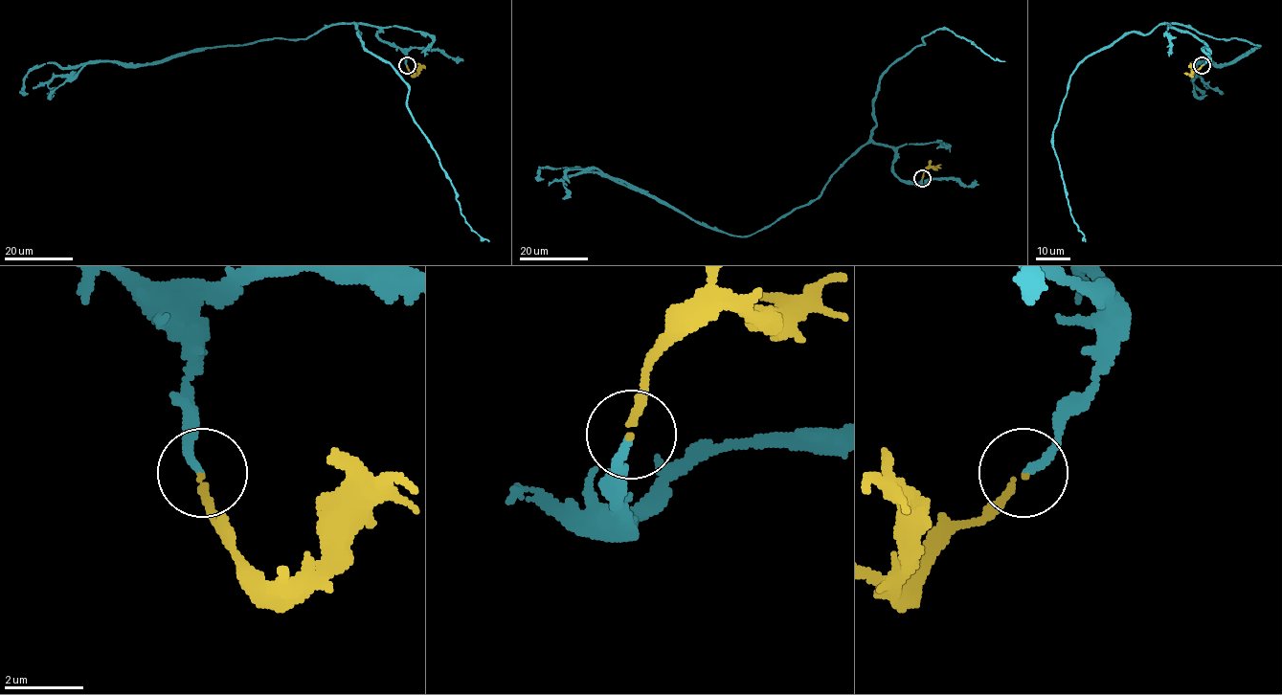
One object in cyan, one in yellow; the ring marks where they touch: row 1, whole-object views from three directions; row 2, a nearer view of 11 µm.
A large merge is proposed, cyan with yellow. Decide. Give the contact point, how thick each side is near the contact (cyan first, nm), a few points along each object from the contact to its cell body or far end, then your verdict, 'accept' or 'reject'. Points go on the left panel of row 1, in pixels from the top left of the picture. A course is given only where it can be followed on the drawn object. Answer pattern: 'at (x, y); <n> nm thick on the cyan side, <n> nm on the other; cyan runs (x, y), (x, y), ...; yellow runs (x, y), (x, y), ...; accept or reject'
at (407, 65); 180 nm thick on the cyan side, 130 nm on the other; cyan runs (406, 65), (376, 26), (333, 23), (307, 38), (209, 47), (146, 64), (44, 63), (25, 78), (28, 93); yellow runs (406, 65), (413, 75), (425, 67); accept

